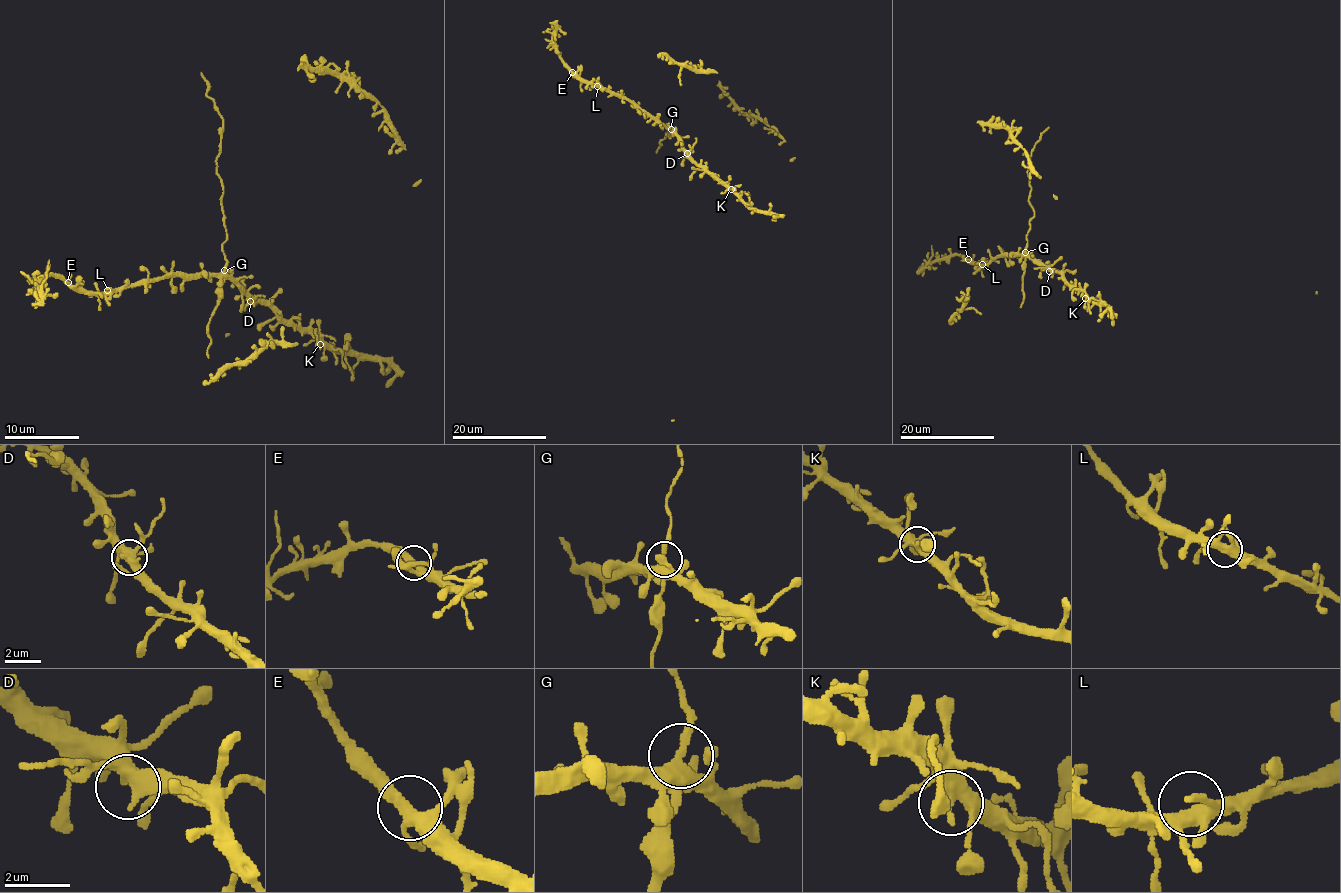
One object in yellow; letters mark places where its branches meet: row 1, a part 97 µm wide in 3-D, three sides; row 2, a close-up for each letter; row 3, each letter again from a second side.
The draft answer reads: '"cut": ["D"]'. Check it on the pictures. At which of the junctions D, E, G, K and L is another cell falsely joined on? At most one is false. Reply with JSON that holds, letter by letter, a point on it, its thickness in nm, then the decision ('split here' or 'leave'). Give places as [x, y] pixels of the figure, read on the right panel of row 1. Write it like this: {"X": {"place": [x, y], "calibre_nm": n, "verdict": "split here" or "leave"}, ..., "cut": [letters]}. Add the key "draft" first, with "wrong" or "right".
{"draft": "wrong", "D": {"place": [1049, 271], "calibre_nm": 420, "verdict": "leave"}, "E": {"place": [968, 259], "calibre_nm": 320, "verdict": "leave"}, "G": {"place": [1025, 252], "calibre_nm": 360, "verdict": "leave"}, "K": {"place": [1085, 298], "calibre_nm": 360, "verdict": "leave"}, "L": {"place": [982, 264], "calibre_nm": 360, "verdict": "leave"}, "cut": []}

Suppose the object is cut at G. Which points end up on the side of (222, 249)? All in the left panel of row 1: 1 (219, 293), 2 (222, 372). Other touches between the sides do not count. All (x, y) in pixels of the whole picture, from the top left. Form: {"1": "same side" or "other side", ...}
{"1": "same side", "2": "other side"}

